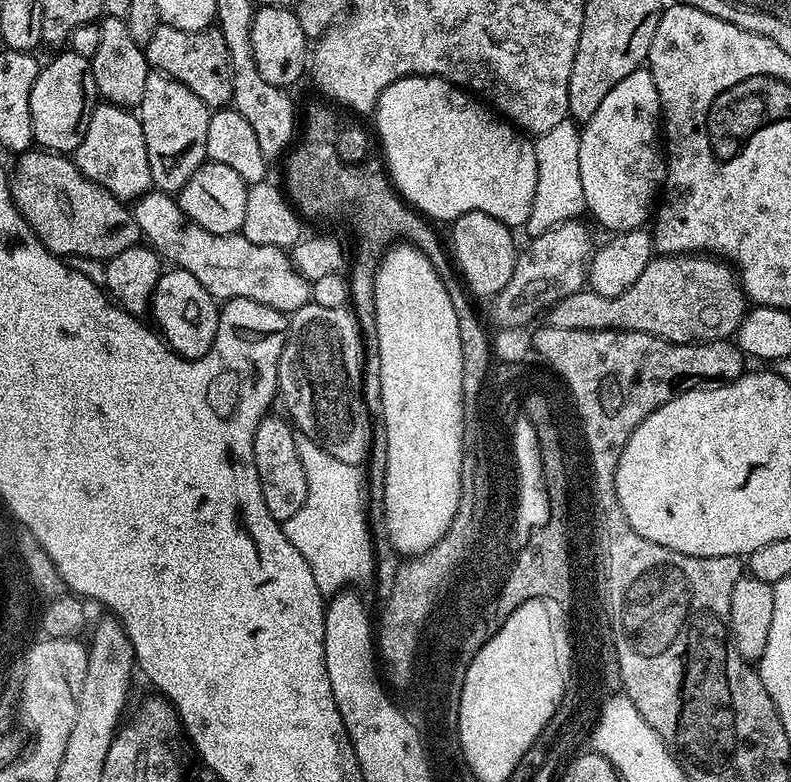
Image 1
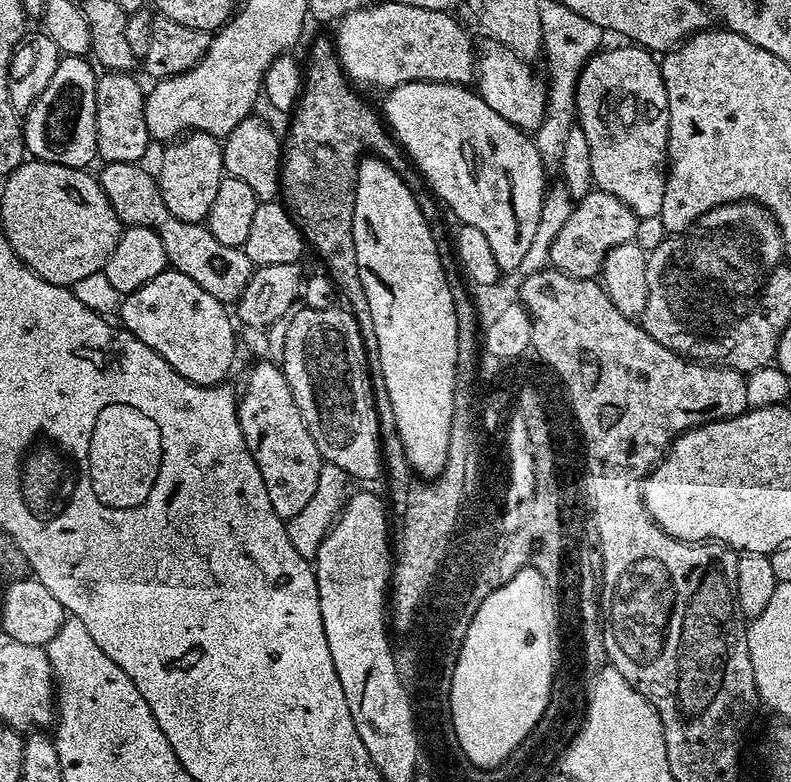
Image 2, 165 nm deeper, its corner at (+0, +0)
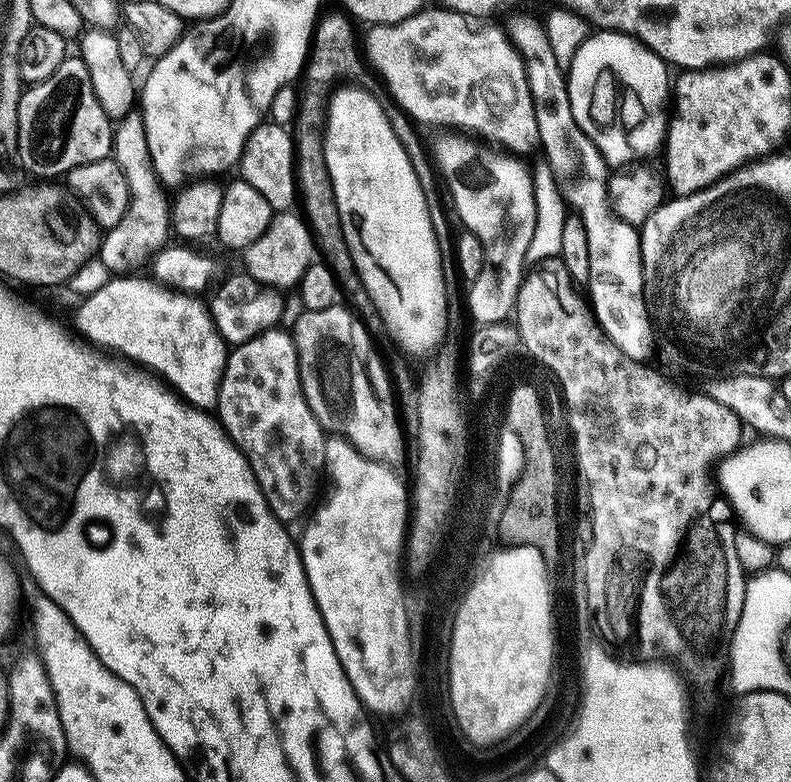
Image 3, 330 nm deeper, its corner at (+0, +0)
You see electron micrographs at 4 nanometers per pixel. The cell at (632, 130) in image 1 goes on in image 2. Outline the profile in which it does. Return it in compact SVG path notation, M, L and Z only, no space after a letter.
M627 46L628 48L612 48L609 52L600 50L589 57L587 64L580 72L580 78L576 84L574 108L578 113L578 128L586 134L586 142L590 146L590 170L592 171L593 185L599 191L606 194L614 194L626 205L640 220L659 216L662 210L662 198L666 190L666 165L668 163L668 127L670 126L670 102L666 98L666 86L660 73L657 57L649 52L647 48L639 46Z

